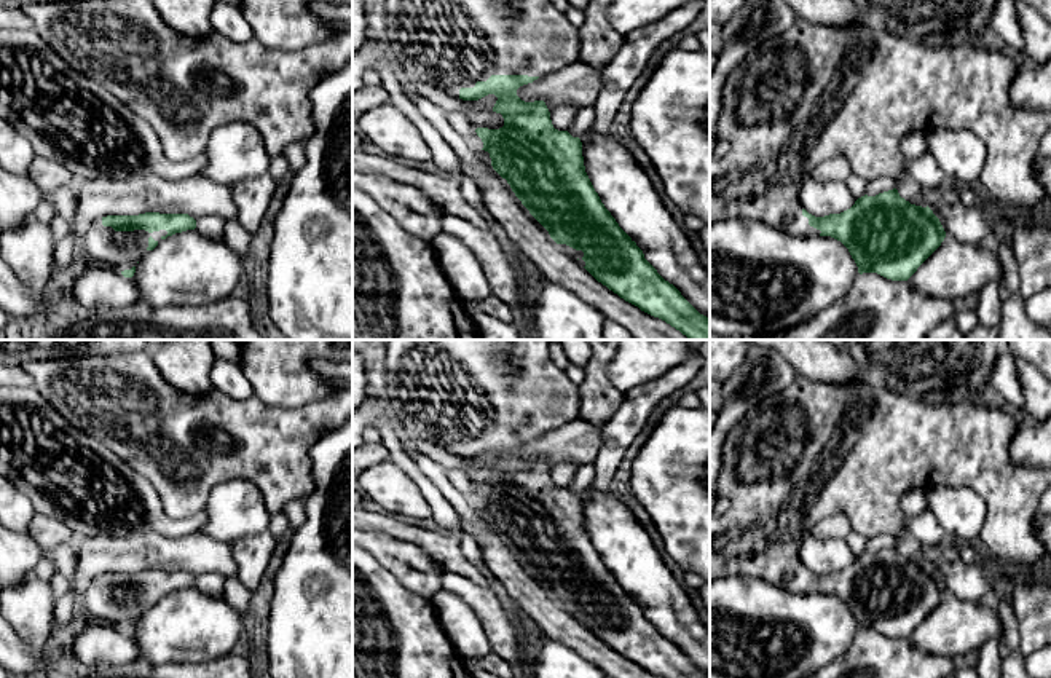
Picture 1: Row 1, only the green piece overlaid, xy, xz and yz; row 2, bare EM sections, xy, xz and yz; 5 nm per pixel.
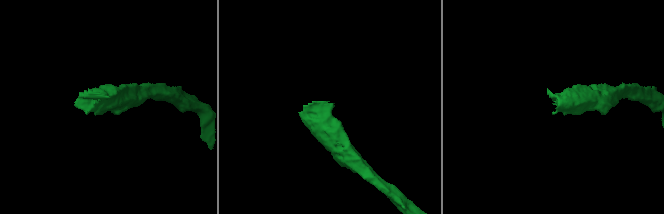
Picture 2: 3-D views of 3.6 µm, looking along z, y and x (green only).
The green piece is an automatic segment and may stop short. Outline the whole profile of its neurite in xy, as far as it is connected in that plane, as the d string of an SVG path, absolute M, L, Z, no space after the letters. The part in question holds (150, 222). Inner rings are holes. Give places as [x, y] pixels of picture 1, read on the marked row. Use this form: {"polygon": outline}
{"polygon": "M188 214L107 215L78 230L80 252L93 263L132 278L140 257L161 239L195 228L196 220Z"}

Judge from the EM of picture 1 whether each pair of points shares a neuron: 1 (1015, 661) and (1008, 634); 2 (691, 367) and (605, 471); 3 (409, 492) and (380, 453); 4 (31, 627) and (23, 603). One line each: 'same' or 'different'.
1: same
2: same
3: different
4: same

